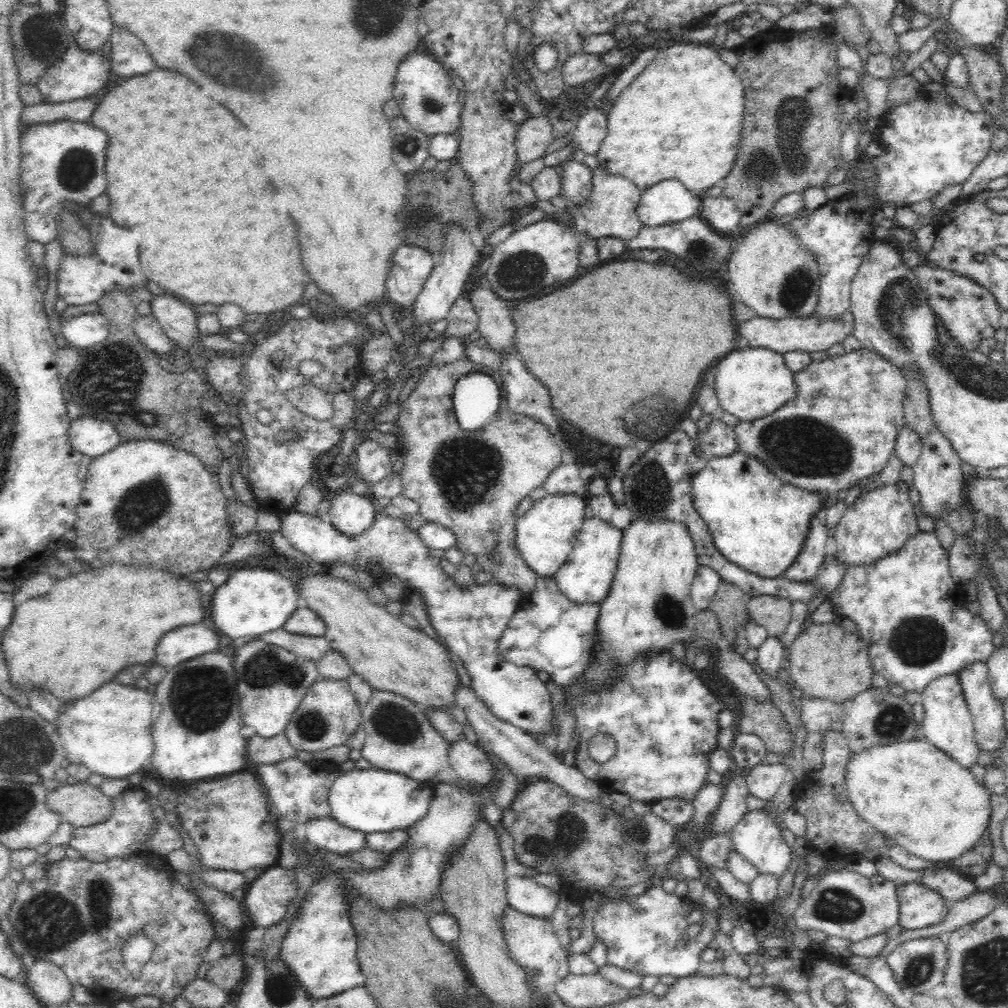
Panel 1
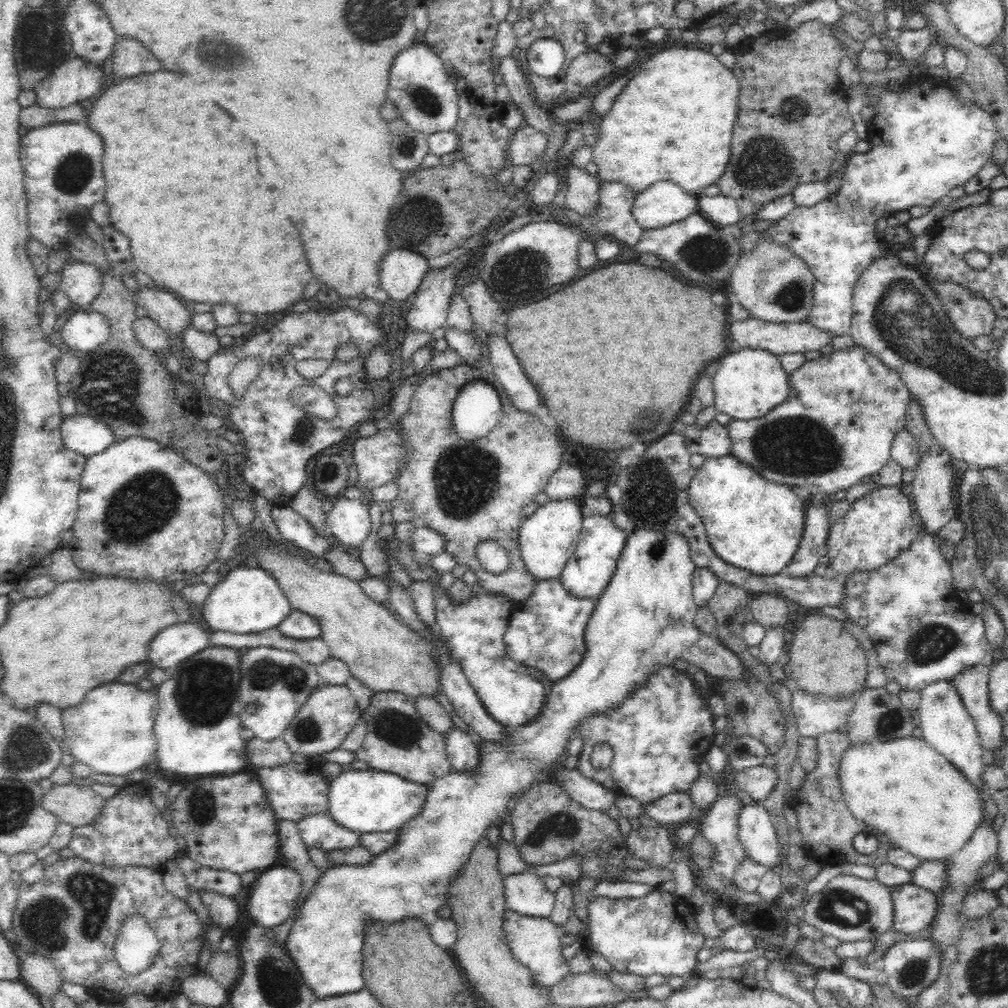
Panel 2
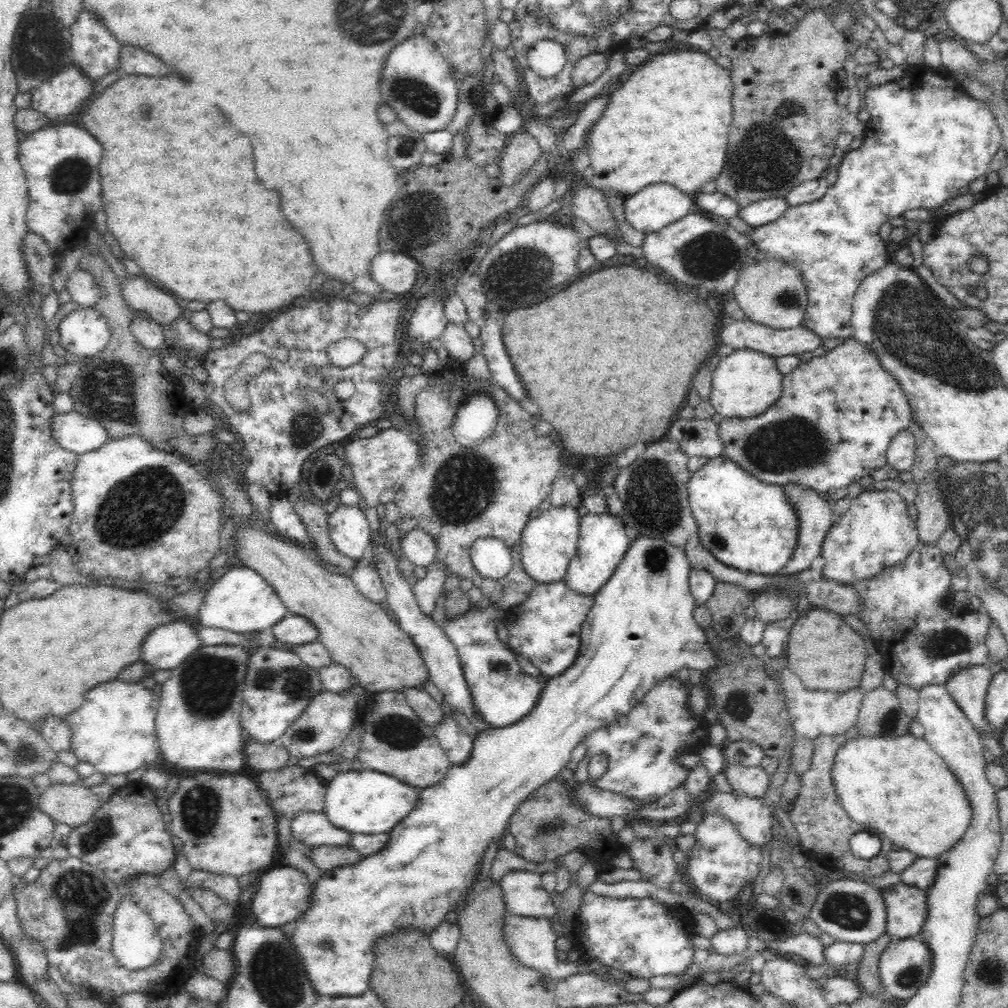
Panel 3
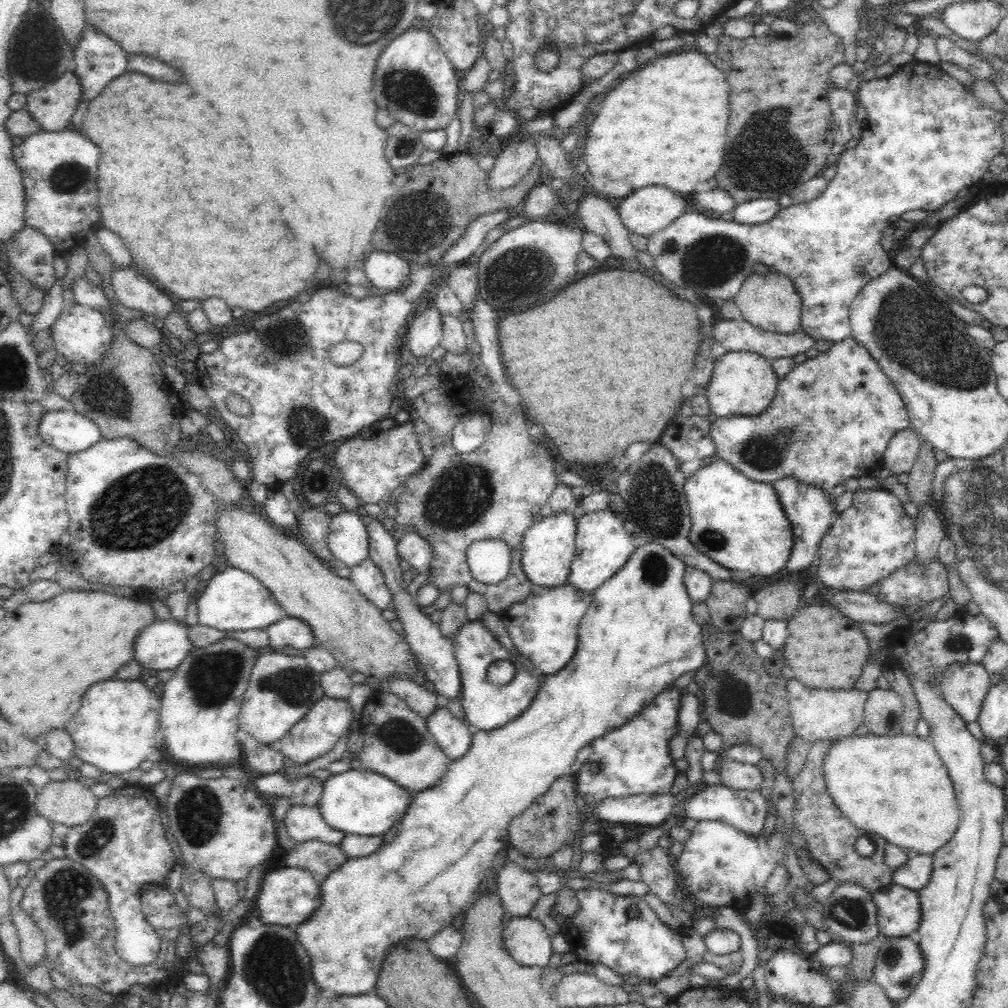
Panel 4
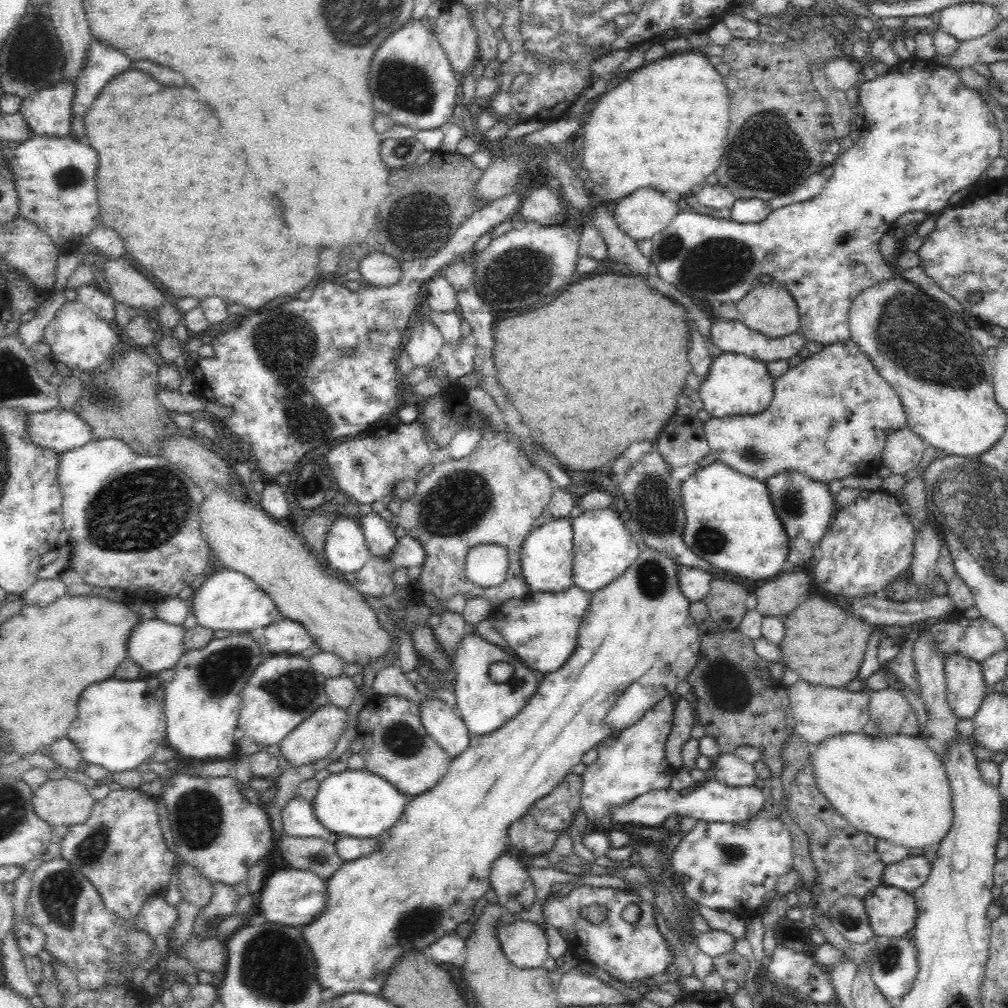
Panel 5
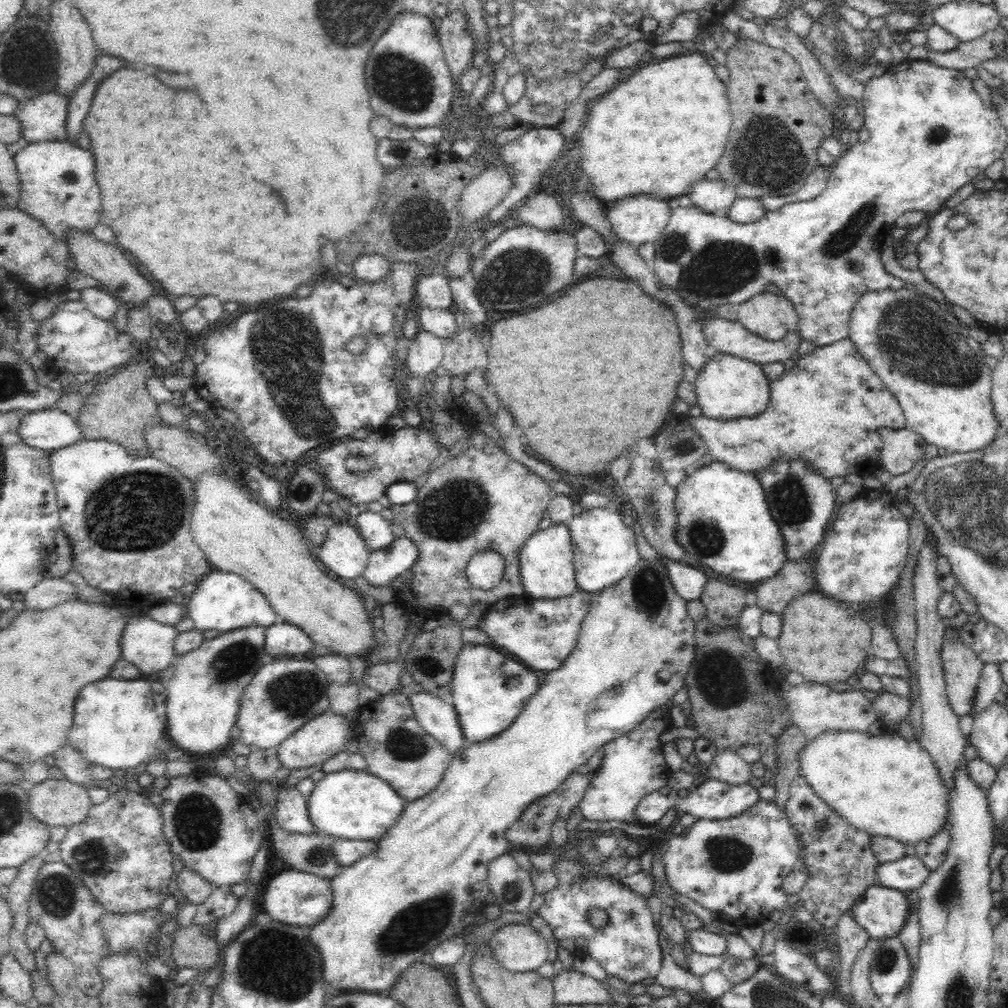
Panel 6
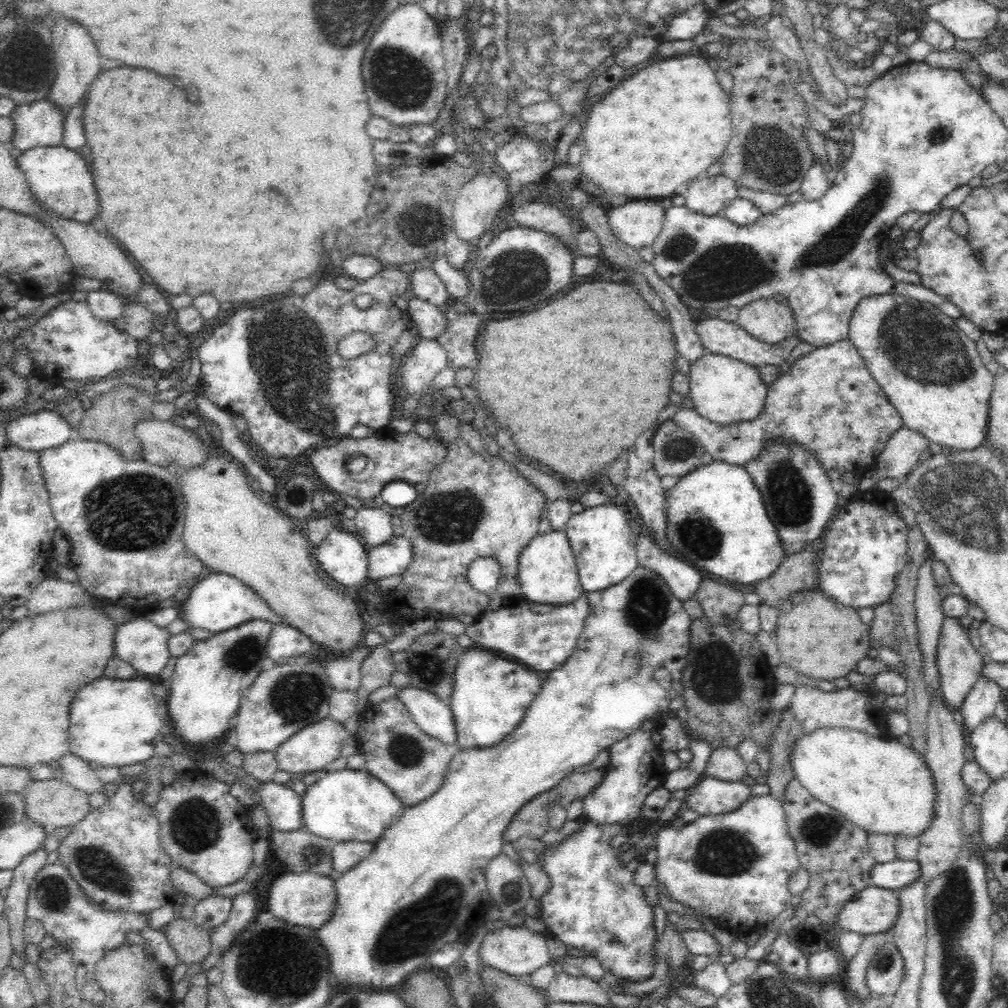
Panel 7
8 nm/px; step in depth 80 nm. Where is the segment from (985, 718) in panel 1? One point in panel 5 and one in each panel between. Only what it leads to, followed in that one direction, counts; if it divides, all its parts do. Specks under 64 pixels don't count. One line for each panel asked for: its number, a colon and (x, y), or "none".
2: (971, 685)
3: (968, 688)
4: (965, 686)
5: (964, 680)

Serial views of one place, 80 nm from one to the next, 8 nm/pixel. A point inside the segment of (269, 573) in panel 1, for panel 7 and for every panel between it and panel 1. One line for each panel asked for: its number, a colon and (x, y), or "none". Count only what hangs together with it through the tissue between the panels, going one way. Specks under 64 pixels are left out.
2: (247, 600)
3: (239, 600)
4: (232, 599)
5: (227, 600)
6: (223, 601)
7: (218, 602)

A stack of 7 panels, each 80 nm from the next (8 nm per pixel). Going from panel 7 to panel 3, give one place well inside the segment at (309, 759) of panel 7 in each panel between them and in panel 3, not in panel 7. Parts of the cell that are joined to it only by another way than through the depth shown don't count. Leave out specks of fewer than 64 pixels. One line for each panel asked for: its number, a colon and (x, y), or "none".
3: (328, 719)
4: (318, 732)
5: (316, 738)
6: (321, 738)

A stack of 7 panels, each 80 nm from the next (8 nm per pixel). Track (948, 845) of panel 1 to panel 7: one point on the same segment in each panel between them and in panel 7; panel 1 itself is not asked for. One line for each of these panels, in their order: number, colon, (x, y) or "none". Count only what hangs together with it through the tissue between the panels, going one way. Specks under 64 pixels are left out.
2: (901, 787)
3: (898, 786)
4: (897, 787)
5: (894, 787)
6: (885, 785)
7: (883, 786)

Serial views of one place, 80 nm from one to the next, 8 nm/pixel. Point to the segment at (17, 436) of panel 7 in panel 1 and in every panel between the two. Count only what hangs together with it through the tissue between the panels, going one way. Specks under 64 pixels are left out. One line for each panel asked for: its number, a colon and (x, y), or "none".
1: (88, 436)
2: (83, 435)
3: (71, 431)
4: (66, 430)
5: (60, 430)
6: (50, 429)

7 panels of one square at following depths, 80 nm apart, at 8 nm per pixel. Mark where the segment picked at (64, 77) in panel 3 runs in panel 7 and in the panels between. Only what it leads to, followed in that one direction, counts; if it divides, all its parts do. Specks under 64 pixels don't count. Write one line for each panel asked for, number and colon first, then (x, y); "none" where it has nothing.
4: (51, 106)
5: (48, 112)
6: (43, 117)
7: (40, 123)

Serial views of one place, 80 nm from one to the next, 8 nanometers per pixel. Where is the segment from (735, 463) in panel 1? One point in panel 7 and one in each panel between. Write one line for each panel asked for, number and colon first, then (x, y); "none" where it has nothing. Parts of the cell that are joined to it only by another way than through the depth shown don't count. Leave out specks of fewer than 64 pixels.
2: (752, 523)
3: (745, 523)
4: (737, 522)
5: (730, 522)
6: (723, 522)
7: (715, 519)

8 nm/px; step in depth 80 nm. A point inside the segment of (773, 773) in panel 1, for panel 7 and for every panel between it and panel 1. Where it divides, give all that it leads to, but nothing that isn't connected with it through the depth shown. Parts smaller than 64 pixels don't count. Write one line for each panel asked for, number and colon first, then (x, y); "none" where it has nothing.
2: (758, 781)
3: (753, 781)
4: (733, 774)
5: (728, 768)
6: (728, 766)
7: (724, 763)

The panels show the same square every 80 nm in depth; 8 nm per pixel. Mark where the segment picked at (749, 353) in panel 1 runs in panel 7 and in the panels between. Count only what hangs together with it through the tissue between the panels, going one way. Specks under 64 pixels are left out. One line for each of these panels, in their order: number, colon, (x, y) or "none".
2: (748, 383)
3: (745, 383)
4: (742, 383)
5: (736, 384)
6: (728, 387)
7: (725, 391)

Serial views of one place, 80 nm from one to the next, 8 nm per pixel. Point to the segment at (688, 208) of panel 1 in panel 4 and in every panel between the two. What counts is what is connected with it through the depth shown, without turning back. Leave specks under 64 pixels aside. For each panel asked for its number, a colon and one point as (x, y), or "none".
2: (662, 204)
3: (654, 207)
4: (648, 210)

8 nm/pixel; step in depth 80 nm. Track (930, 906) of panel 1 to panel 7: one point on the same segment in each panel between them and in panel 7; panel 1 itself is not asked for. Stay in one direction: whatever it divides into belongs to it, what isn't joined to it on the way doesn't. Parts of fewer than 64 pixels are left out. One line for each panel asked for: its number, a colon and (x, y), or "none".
2: (913, 908)
3: (905, 905)
4: (898, 910)
5: (891, 911)
6: (880, 912)
7: (873, 910)

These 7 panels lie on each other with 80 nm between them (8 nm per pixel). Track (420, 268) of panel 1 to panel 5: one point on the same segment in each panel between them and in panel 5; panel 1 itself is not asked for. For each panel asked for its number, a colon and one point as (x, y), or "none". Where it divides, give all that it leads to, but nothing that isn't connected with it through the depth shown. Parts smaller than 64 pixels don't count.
2: (400, 271)
3: (395, 272)
4: (384, 270)
5: (379, 269)

